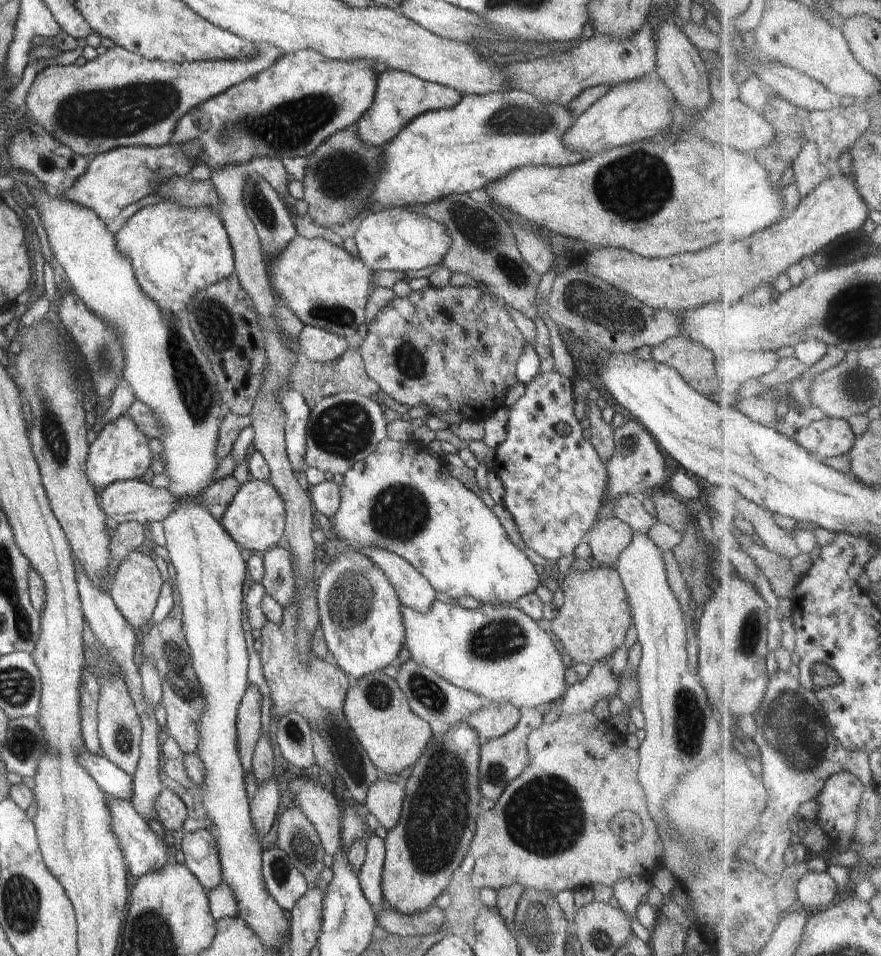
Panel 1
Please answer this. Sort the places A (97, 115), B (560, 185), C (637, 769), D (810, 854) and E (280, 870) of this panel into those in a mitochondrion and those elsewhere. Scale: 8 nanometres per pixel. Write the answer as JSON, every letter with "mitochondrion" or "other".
{"A":"mitochondrion","B":"other","C":"other","D":"other","E":"mitochondrion"}

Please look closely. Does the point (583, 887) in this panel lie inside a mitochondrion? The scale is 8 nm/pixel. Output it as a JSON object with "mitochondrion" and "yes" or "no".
{"mitochondrion":"no"}

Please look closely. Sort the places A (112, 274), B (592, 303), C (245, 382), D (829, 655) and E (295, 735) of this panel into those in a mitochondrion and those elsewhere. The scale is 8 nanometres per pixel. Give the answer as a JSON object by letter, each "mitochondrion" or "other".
{"A":"other","B":"mitochondrion","C":"other","D":"other","E":"mitochondrion"}

